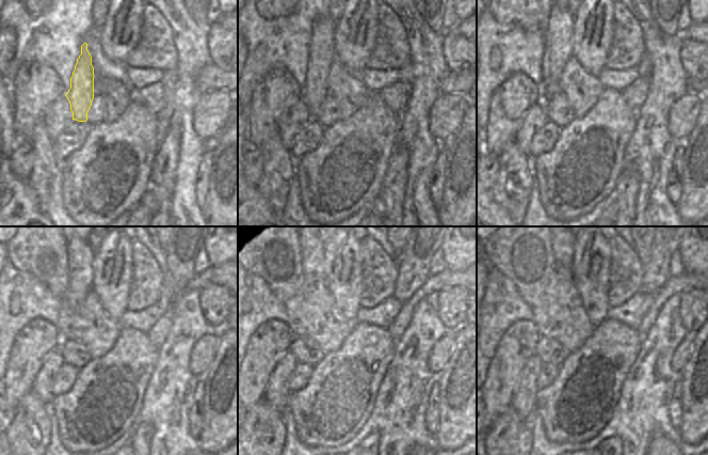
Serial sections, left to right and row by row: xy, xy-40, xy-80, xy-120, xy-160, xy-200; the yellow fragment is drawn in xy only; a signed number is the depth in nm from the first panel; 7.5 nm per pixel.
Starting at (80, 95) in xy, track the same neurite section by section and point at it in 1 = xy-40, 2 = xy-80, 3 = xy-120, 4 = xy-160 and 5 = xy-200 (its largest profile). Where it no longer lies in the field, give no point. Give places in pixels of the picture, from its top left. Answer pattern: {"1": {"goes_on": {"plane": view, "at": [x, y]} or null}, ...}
{"1": {"goes_on": {"plane": "xy-40", "at": [322, 46]}}, "2": {"goes_on": {"plane": "xy-80", "at": [560, 25]}}, "3": {"goes_on": {"plane": "xy-120", "at": [80, 254]}}, "4": {"goes_on": {"plane": "xy-160", "at": [315, 255]}}, "5": {"goes_on": {"plane": "xy-200", "at": [563, 248]}}}

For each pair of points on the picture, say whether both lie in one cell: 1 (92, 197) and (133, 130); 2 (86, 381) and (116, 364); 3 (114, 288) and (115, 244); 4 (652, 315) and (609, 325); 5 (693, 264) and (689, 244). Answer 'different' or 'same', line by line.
1: same
2: same
3: same
4: different
5: same

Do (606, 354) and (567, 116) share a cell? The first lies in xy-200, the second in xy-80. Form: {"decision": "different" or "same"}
{"decision": "different"}

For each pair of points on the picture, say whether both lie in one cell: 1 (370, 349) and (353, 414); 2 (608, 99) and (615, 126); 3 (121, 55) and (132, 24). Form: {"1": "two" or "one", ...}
{"1": "one", "2": "one", "3": "one"}

